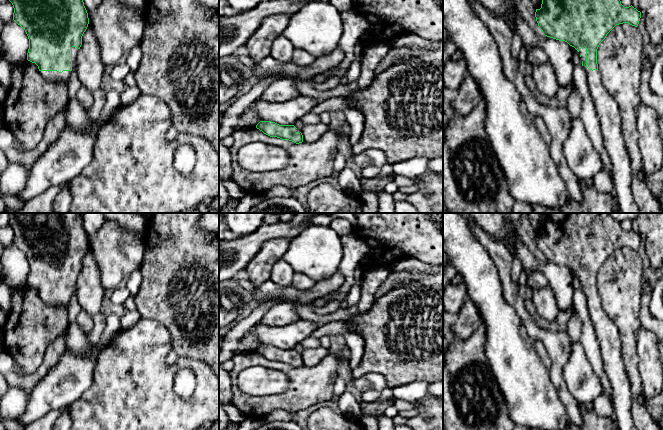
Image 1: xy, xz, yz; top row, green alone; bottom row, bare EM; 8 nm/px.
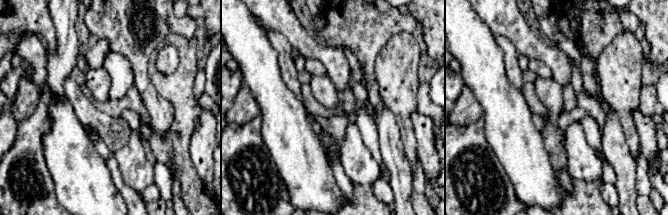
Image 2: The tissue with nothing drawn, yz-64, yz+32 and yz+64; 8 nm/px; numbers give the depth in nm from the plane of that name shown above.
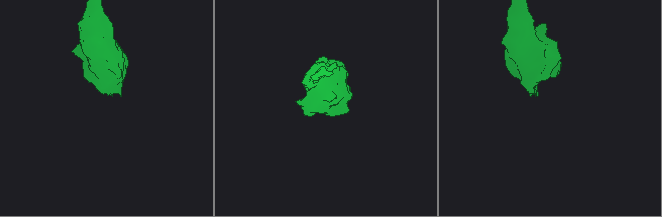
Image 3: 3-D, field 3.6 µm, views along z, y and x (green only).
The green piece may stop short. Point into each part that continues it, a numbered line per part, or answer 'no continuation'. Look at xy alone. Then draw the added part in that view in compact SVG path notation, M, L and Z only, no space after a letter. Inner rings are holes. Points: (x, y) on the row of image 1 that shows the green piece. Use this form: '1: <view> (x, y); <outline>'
1: xy (52, 76); M72 47L72 70L71 71L63 71L59 73L57 71L40 71L42 77L51 83L65 83L68 85L70 76L72 71L77 68L77 54L79 49L76 47Z

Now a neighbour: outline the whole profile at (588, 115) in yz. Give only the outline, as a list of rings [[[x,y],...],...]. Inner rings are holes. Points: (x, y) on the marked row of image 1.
[[[572,47],[575,71],[573,75],[573,83],[578,87],[578,92],[582,97],[582,110],[580,119],[583,122],[585,131],[590,138],[594,148],[601,156],[602,169],[612,177],[612,164],[610,157],[603,145],[603,137],[600,132],[599,119],[595,110],[592,97],[589,93],[585,71],[582,66],[582,60],[579,52]]]

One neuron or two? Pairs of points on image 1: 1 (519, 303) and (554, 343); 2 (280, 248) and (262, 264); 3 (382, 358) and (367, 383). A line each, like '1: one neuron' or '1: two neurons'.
1: one neuron
2: one neuron
3: two neurons

